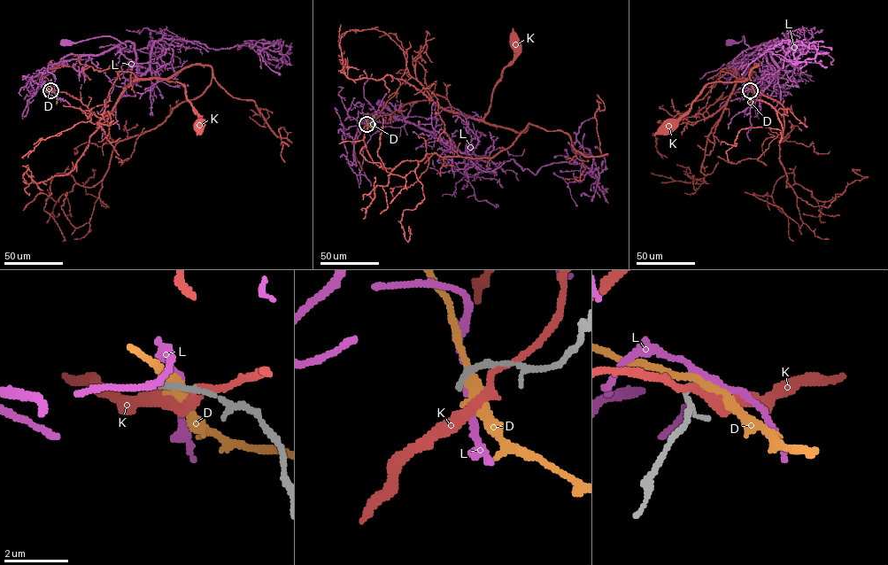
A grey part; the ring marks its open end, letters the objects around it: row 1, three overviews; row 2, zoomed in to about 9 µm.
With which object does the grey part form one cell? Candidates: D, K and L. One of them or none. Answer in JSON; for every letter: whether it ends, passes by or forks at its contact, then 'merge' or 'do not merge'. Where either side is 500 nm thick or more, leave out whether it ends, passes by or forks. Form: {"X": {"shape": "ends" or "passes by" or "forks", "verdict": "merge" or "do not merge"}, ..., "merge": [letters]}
{"D": {"shape": "passes by", "verdict": "do not merge"}, "K": {"shape": "passes by", "verdict": "do not merge"}, "L": {"shape": "passes by", "verdict": "do not merge"}, "merge": []}

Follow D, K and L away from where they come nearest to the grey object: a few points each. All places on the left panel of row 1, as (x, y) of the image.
D: (50, 90), (56, 94), (56, 104)
K: (51, 90), (79, 99), (103, 118), (133, 81), (166, 79), (183, 85), (199, 124)
L: (50, 90), (41, 86), (45, 70), (61, 61), (126, 47), (109, 36), (65, 42)

